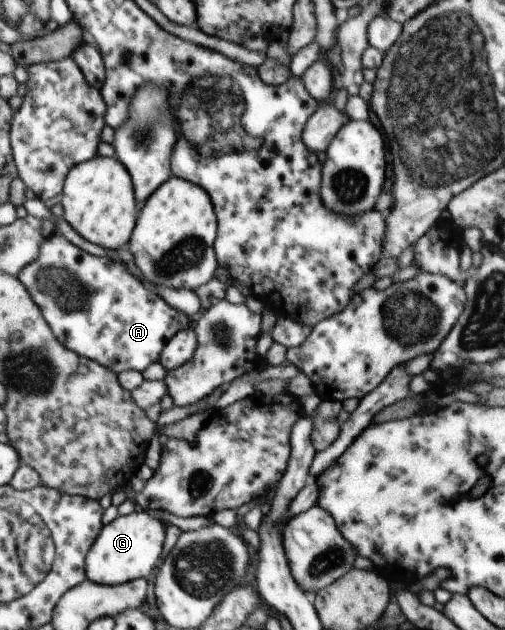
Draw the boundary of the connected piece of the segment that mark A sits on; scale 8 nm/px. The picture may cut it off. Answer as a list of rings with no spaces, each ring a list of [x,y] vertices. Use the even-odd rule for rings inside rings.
[[[59,231],[40,243],[38,259],[23,267],[16,277],[26,281],[25,288],[34,293],[34,301],[38,301],[46,321],[54,325],[54,333],[58,333],[58,341],[62,345],[82,357],[97,361],[115,374],[126,370],[142,373],[148,365],[159,361],[164,345],[189,325],[186,313],[176,311],[159,295],[146,289],[121,262],[108,256],[92,255],[72,244]]]

